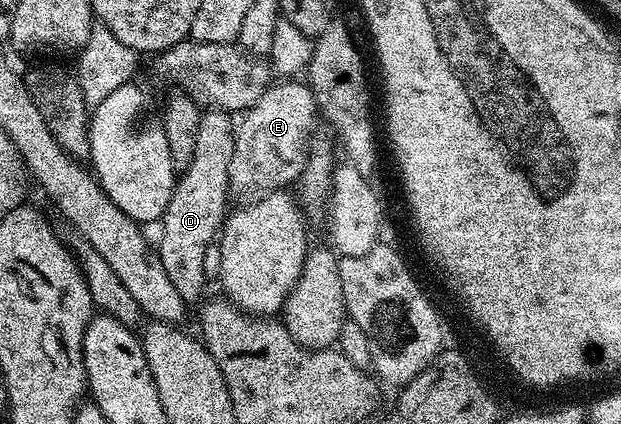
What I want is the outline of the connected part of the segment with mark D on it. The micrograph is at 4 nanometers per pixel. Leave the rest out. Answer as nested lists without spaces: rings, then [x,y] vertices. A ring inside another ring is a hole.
[[[215,108],[205,109],[201,113],[198,141],[194,143],[194,156],[190,156],[190,164],[175,179],[170,204],[166,204],[166,212],[158,226],[158,253],[162,260],[162,268],[166,268],[166,276],[170,276],[178,296],[182,296],[186,304],[196,301],[199,303],[205,297],[205,251],[208,245],[217,241],[226,211],[229,209],[229,167],[234,153],[236,131],[233,120],[231,122],[228,118],[231,117],[225,111]]]

